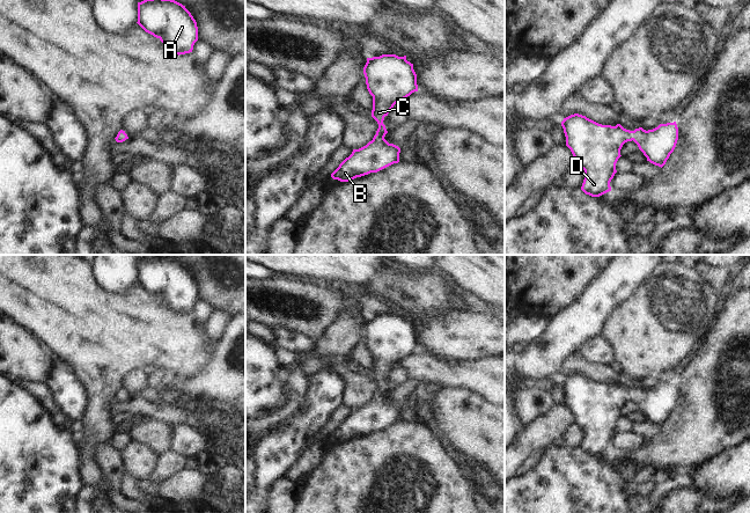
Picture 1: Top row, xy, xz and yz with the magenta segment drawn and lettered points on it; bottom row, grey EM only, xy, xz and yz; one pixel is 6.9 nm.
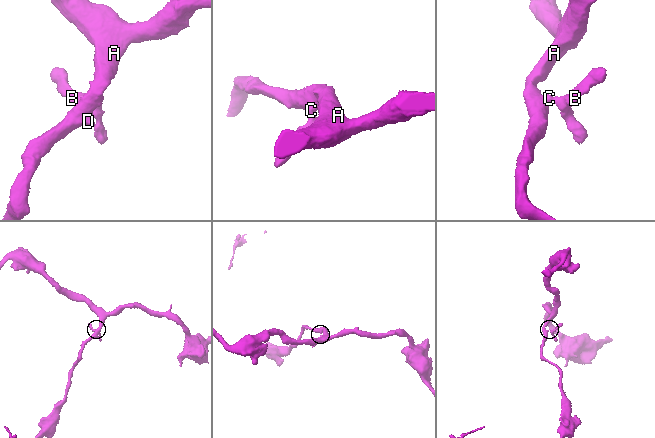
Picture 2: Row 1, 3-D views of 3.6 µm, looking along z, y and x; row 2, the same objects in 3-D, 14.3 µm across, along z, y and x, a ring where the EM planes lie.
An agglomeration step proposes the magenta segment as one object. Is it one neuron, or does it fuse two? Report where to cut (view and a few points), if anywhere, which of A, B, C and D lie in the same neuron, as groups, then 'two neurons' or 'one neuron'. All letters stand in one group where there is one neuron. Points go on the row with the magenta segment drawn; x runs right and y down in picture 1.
cut none; groups A B C D; one neuron

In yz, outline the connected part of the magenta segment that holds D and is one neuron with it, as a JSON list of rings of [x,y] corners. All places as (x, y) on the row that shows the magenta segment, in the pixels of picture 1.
[[[574,113],[561,122],[566,146],[575,163],[584,170],[581,190],[591,197],[611,191],[616,163],[623,145],[634,141],[650,163],[663,167],[674,152],[678,140],[676,122],[660,124],[653,130],[642,127],[630,131],[620,124],[616,126],[598,124],[586,116]]]

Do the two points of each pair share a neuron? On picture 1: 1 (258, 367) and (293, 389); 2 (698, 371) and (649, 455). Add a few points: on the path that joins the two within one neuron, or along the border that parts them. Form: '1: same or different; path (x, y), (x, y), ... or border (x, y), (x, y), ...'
1: different; border (285, 374), (285, 400), (279, 407), (273, 409)
2: same; path (698, 391), (698, 408), (670, 435)

